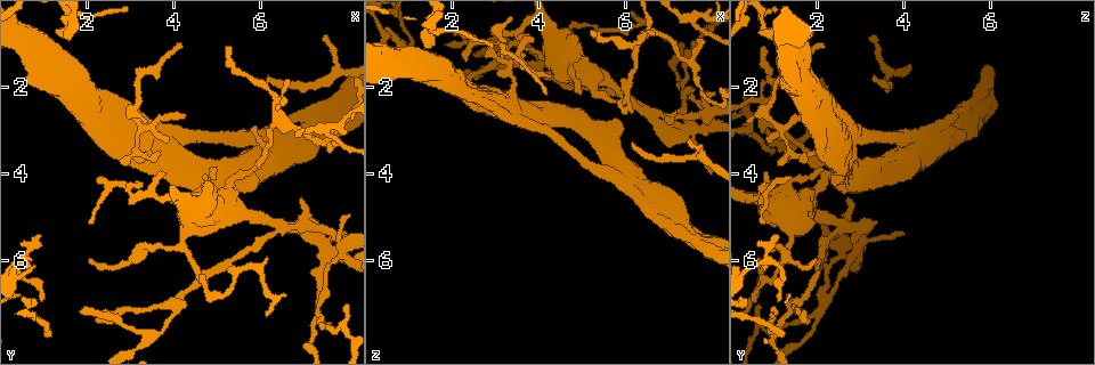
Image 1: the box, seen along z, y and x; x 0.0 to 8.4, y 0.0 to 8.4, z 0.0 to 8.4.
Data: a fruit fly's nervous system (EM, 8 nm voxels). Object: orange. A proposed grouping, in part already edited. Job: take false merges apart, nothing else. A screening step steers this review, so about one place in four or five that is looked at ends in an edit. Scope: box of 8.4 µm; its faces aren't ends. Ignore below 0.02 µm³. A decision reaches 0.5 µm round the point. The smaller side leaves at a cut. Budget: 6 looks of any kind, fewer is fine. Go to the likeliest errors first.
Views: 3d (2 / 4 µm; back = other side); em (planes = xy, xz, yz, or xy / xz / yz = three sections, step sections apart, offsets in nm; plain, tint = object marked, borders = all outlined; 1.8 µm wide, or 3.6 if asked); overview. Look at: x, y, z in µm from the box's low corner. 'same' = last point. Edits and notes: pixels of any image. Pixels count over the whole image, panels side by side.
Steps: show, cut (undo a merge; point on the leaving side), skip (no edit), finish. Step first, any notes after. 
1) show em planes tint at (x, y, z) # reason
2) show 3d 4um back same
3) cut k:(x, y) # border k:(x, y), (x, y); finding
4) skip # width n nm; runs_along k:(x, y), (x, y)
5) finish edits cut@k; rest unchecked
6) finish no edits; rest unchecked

show em planes plain at (6.25, 5.15, 2.55) # arms run side by side

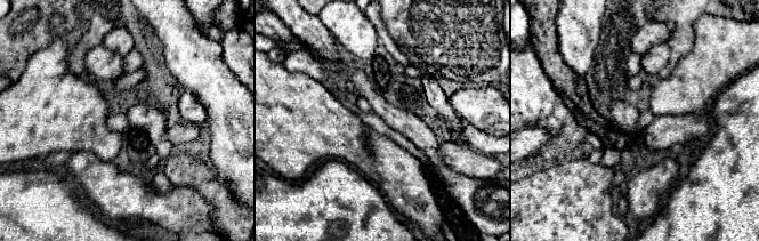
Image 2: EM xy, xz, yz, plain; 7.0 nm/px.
show em planes tint same # with the object marked

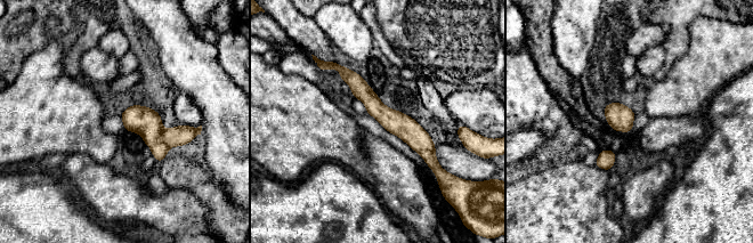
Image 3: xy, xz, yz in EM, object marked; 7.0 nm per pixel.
cut 3:(181, 135) # border 3:(163, 129), (162, 140), (169, 147); two neurons meet here

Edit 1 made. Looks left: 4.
show 3d 2um at (4.75, 4.50, 1.15) # abrupt turn

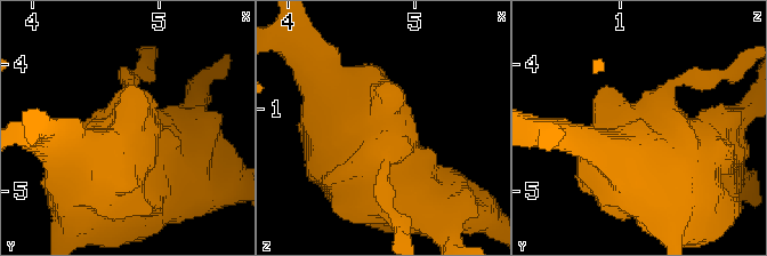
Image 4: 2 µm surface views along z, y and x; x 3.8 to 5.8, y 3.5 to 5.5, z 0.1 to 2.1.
show em planes tint at (4.76, 4.52, 1.22) # shape alone is not enough

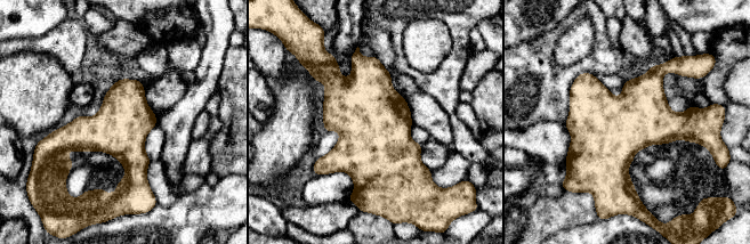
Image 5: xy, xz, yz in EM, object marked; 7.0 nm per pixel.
skip # width 380 nm; continuous, no second neuron

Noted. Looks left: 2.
show em planes tint at (7.35, 7.20, 1.95) # branch point

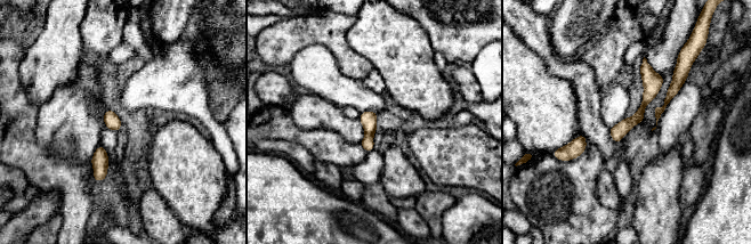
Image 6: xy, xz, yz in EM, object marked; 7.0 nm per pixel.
skip # runs_along 6:(645, 64), (648, 96), (615, 138); continuous, no second neuron

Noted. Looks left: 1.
finish edits cut@3; rest unchecked

